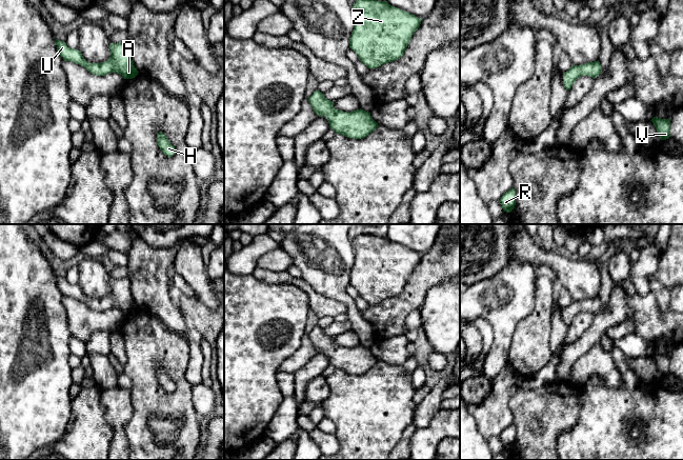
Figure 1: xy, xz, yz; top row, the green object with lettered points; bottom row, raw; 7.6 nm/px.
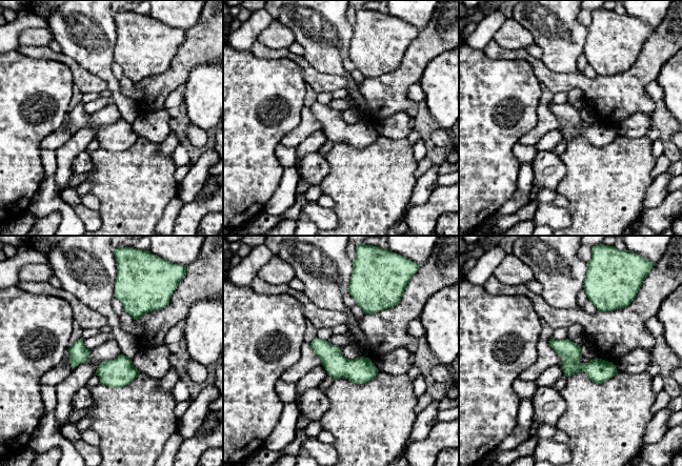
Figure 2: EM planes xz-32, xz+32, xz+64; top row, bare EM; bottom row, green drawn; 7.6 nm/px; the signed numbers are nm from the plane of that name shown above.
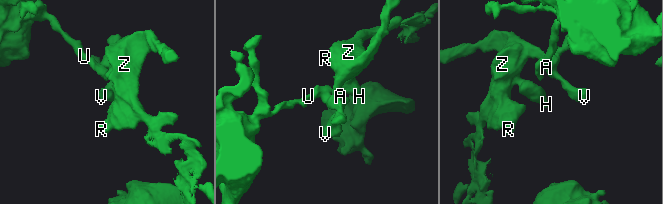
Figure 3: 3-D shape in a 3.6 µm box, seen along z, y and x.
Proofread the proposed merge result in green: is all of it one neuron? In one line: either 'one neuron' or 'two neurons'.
one neuron

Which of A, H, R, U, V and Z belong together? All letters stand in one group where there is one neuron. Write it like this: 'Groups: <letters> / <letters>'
Groups: A H R U V Z

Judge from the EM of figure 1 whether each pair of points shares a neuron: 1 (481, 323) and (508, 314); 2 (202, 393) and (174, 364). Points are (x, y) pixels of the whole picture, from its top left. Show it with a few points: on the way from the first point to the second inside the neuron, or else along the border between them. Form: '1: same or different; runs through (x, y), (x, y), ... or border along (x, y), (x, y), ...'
1: different; border along (473, 319), (483, 318), (490, 325), (491, 345)
2: different; border along (192, 385), (192, 403), (196, 410)

